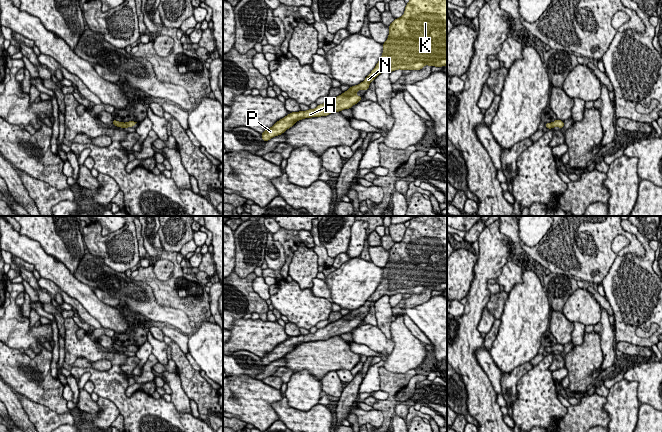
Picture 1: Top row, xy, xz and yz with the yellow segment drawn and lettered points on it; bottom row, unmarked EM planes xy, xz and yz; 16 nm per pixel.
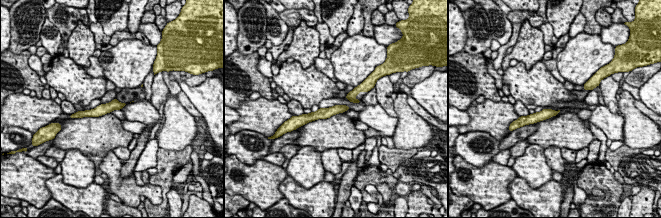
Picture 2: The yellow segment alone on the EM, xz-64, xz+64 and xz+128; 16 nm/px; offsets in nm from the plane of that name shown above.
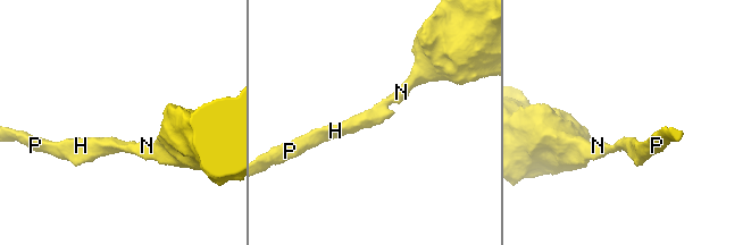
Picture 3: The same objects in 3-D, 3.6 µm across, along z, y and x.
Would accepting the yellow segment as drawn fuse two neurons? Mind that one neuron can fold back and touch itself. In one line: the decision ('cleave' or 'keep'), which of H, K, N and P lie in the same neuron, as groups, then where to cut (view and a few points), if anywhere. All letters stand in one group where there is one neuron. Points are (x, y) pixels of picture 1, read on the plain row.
keep | H K N P | no cut

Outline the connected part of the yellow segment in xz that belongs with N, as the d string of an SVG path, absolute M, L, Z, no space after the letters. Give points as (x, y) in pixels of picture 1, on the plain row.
M417 216L409 221L403 240L389 250L381 283L363 306L315 333L289 337L261 358L263 365L283 358L301 343L351 332L362 324L356 316L367 315L371 305L382 296L447 289L447 216Z

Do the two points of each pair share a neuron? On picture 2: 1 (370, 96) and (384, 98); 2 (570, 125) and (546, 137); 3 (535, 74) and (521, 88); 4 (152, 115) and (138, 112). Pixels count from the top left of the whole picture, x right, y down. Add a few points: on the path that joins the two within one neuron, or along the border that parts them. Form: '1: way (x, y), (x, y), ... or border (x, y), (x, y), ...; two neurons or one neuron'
1: border (374, 87), (378, 103); two neurons
2: way (564, 131), (552, 133); one neuron
3: way (532, 77), (524, 85); one neuron
4: way (149, 115), (141, 112); one neuron

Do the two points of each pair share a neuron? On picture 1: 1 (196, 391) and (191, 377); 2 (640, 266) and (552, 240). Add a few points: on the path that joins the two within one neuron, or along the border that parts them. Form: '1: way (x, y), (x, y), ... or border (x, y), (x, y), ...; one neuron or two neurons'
1: way (196, 388), (191, 380); one neuron
2: border (638, 254), (618, 255), (609, 271), (602, 278); two neurons

